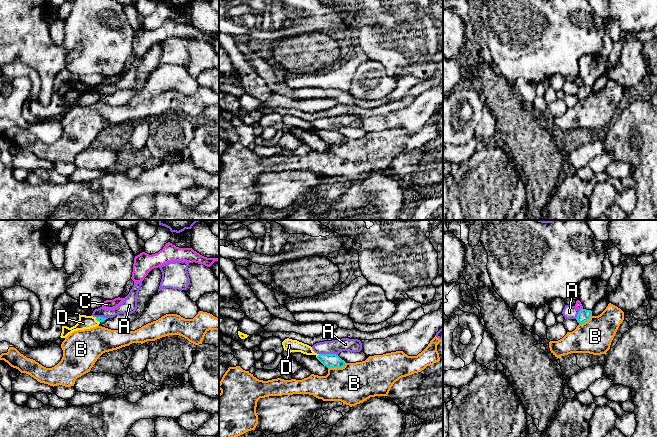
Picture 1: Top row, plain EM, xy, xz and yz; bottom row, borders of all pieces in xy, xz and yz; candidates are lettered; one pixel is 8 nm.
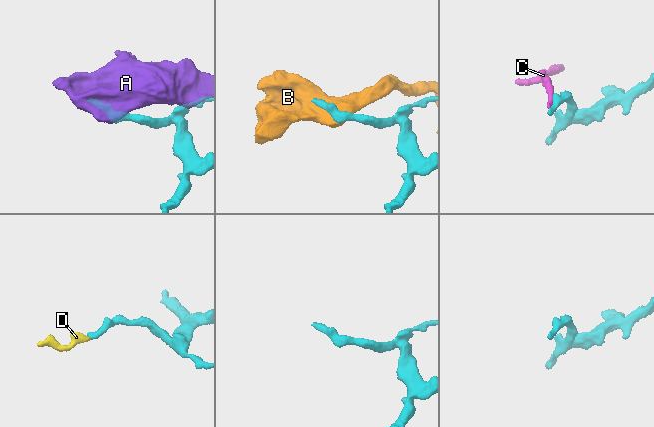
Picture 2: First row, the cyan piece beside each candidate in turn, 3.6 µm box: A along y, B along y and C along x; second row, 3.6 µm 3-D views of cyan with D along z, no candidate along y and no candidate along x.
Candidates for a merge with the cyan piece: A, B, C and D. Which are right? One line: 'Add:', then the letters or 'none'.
Add: D

